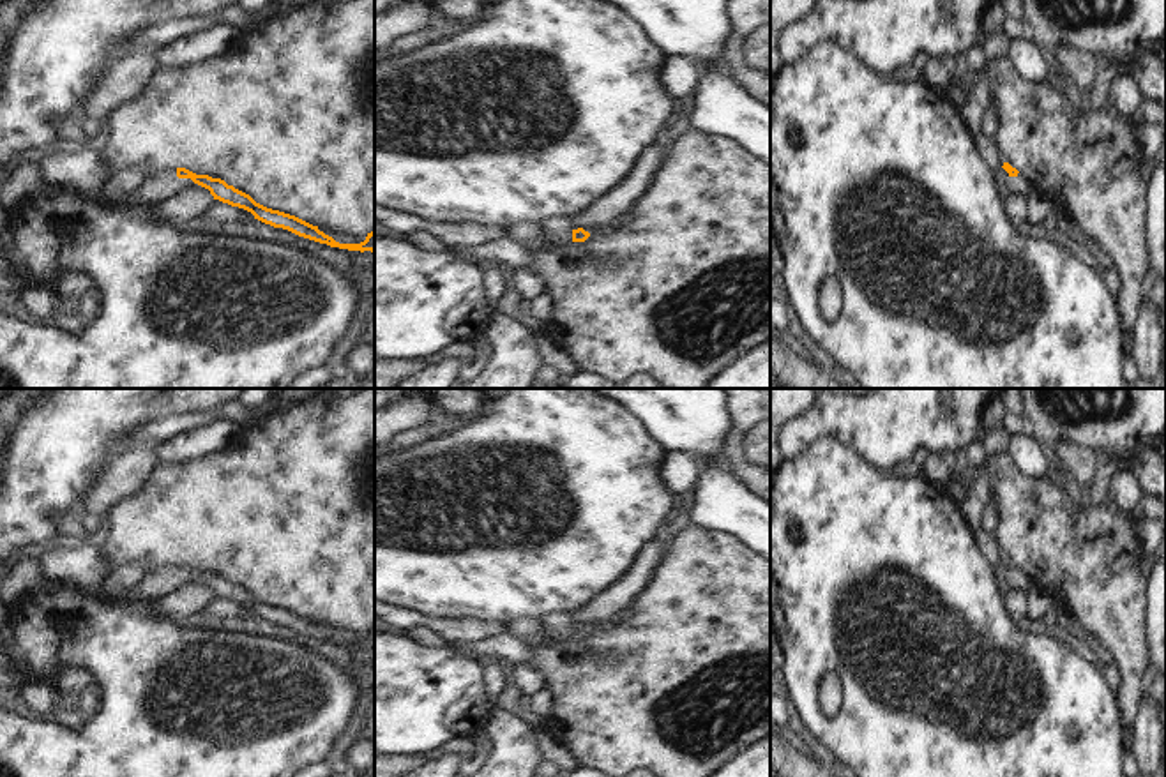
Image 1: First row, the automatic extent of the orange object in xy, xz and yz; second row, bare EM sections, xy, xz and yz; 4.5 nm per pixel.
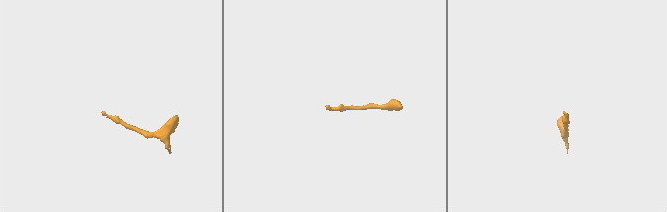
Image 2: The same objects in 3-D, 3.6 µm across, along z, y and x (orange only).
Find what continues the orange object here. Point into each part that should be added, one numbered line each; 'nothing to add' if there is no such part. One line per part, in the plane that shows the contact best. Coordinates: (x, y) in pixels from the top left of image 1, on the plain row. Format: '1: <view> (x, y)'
1: xy (163, 578)

